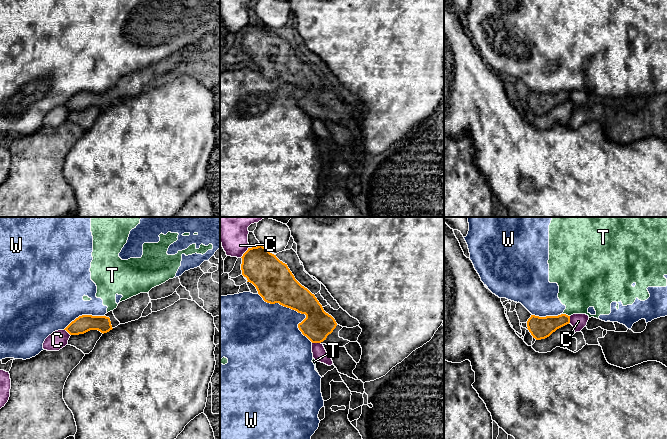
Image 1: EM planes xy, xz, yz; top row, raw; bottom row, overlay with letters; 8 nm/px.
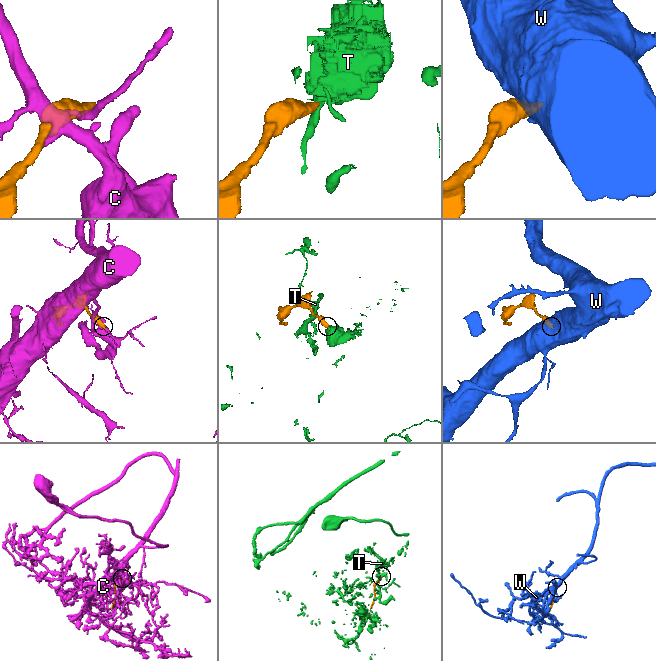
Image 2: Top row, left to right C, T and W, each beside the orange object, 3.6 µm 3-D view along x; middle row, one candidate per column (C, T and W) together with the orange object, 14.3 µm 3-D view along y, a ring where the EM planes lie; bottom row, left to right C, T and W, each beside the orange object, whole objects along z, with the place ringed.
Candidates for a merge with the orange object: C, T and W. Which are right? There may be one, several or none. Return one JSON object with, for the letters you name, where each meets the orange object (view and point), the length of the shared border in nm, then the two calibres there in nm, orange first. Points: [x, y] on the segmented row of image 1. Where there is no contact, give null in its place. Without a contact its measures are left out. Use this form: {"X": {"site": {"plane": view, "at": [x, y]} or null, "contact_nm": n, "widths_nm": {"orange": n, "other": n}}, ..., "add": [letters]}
{"add": []}

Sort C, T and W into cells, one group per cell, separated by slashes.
C / T W

